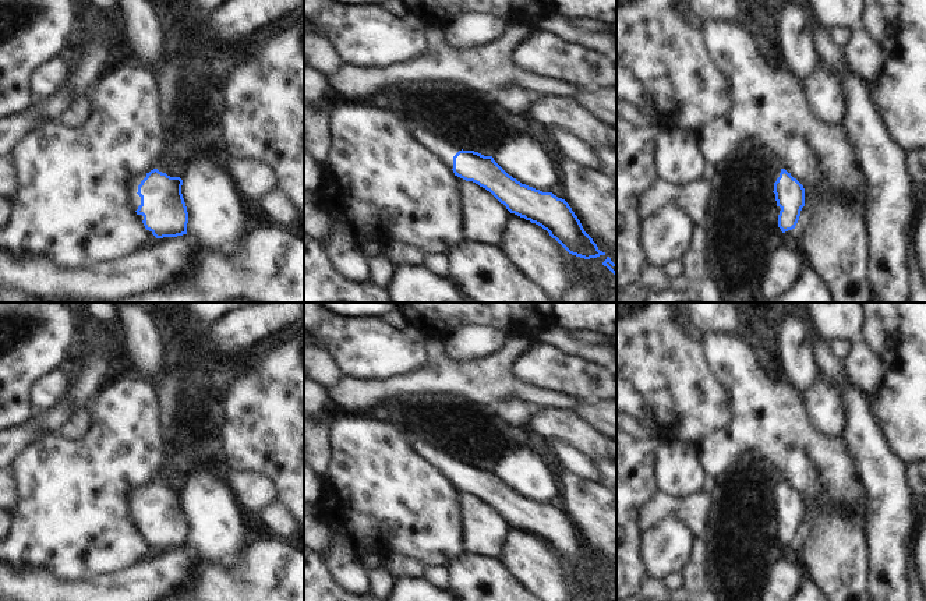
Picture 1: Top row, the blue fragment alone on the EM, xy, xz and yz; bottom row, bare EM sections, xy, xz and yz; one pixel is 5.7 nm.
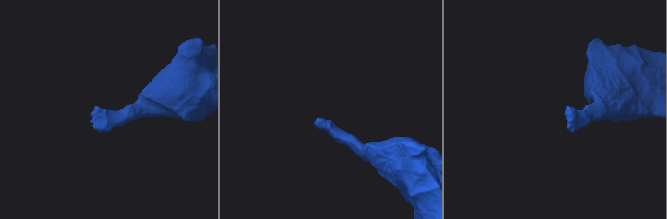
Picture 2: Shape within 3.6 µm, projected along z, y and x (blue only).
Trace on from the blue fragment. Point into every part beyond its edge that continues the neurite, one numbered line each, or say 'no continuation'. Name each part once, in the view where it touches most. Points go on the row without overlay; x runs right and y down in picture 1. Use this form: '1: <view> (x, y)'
1: xy (134, 494).

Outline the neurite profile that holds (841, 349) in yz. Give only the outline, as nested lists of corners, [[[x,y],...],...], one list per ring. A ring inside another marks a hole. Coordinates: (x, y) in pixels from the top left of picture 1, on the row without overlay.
[[[831,340],[828,342],[830,350],[833,351],[833,354],[840,358],[840,360],[845,360],[852,349],[853,349],[853,342],[849,340]]]

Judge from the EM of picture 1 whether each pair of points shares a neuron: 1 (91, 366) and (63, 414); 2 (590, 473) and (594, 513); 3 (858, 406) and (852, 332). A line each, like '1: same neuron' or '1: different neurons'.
1: different neurons
2: different neurons
3: different neurons

